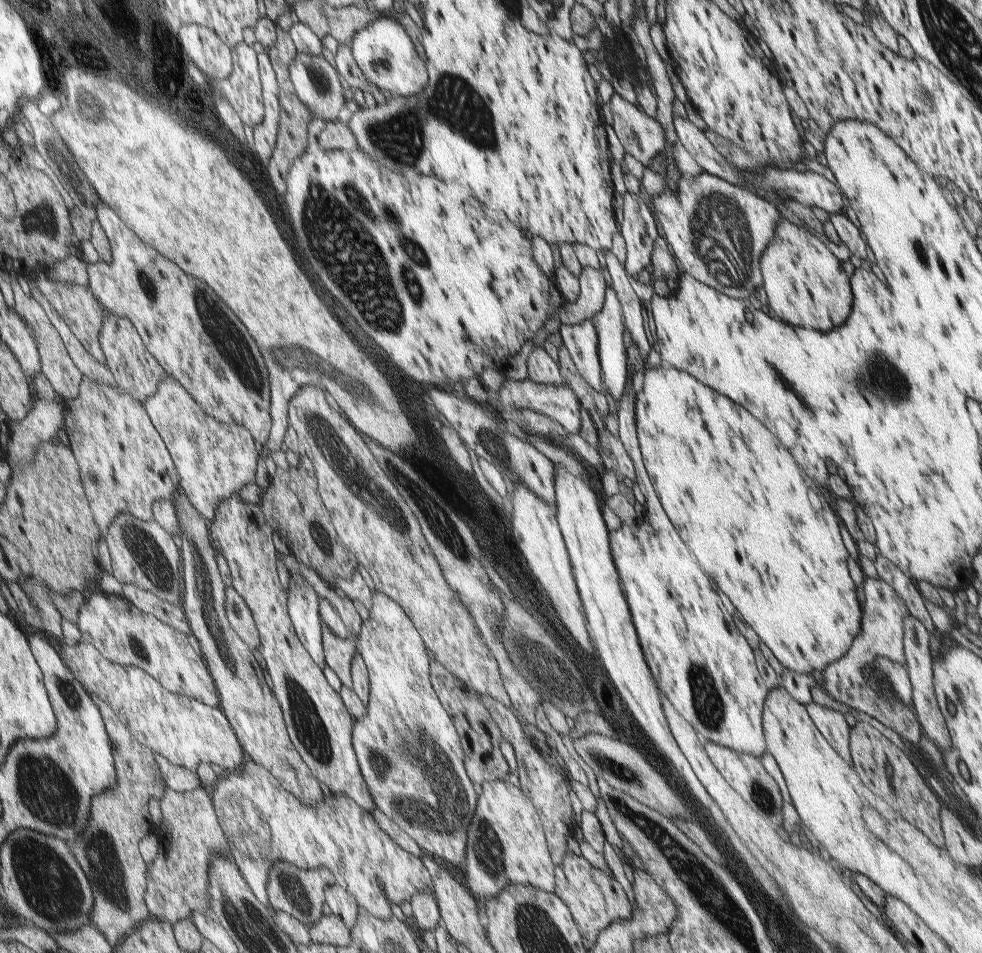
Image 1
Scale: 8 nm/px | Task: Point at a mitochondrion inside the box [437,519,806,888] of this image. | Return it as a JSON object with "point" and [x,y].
{"point":[708,705]}

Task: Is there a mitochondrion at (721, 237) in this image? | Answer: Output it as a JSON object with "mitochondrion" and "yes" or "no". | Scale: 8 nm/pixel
{"mitochondrion":"yes"}

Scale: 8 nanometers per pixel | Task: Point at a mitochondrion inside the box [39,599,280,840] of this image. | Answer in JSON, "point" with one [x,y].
{"point":[73,699]}

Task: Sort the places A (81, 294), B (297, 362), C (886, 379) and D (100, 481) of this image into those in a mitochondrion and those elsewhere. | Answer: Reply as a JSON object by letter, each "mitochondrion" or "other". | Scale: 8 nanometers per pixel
{"A":"other","B":"mitochondrion","C":"mitochondrion","D":"mitochondrion"}

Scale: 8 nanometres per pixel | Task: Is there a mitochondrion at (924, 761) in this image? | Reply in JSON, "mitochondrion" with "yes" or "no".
{"mitochondrion":"no"}

